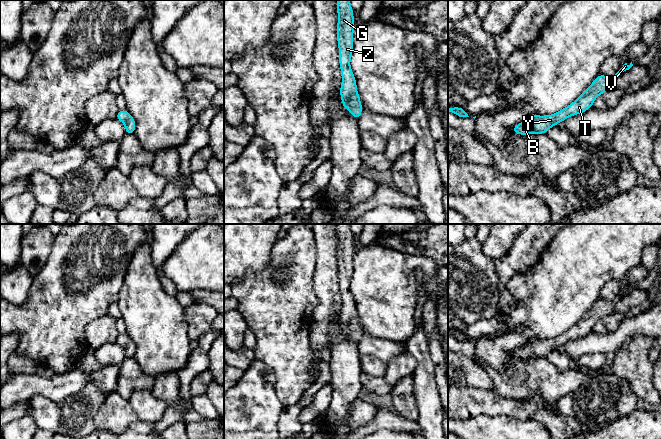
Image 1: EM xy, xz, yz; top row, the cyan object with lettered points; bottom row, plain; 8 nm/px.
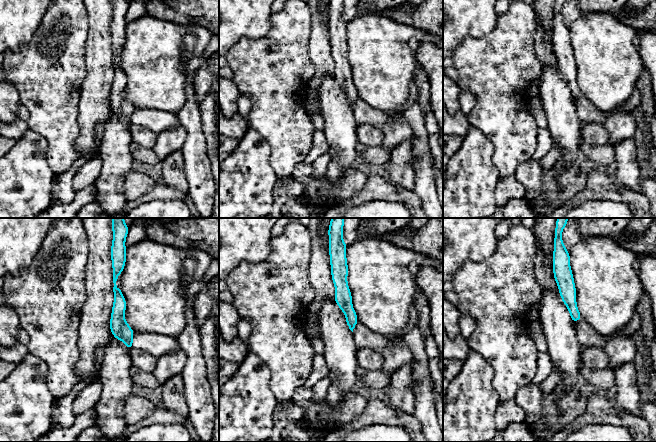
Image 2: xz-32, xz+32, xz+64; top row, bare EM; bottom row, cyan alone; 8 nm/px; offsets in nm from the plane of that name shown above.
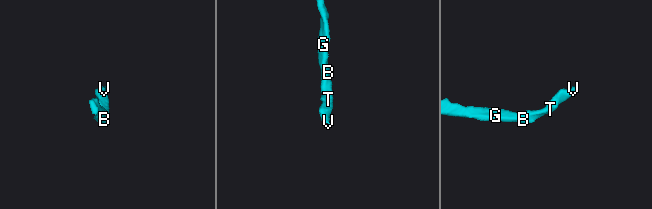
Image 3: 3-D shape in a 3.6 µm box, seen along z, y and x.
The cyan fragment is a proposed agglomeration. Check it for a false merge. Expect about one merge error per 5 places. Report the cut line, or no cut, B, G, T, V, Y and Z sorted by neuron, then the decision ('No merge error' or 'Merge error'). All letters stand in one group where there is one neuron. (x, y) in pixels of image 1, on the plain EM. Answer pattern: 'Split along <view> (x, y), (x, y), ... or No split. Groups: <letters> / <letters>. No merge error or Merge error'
No split. Groups: B G T V Y Z. No merge error

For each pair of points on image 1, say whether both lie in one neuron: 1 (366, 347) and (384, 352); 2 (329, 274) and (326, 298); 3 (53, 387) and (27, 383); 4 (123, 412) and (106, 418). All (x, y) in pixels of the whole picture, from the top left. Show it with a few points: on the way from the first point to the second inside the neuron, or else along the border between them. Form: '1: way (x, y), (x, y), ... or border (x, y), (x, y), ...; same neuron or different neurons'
1: way (370, 347), (380, 348); same neuron
2: way (326, 280), (326, 292); same neuron
3: way (47, 387), (33, 384); same neuron
4: way (119, 414), (110, 417); same neuron

